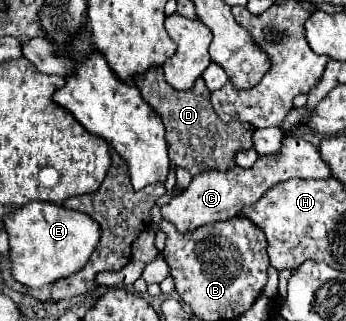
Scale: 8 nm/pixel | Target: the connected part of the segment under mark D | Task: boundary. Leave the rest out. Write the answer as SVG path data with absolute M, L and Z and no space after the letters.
M155 66L143 72L141 76L135 76L133 82L137 82L137 88L143 94L143 100L155 108L155 112L161 114L163 124L167 128L167 142L169 142L169 156L173 166L181 166L191 172L191 176L197 176L199 172L227 172L235 166L235 154L243 150L253 148L253 134L255 134L255 150L259 156L273 156L283 144L285 132L281 128L263 128L257 130L243 122L231 122L223 124L219 116L215 114L211 102L209 102L209 88L205 86L203 78L197 78L193 88L179 92L171 88L163 78L163 68Z

